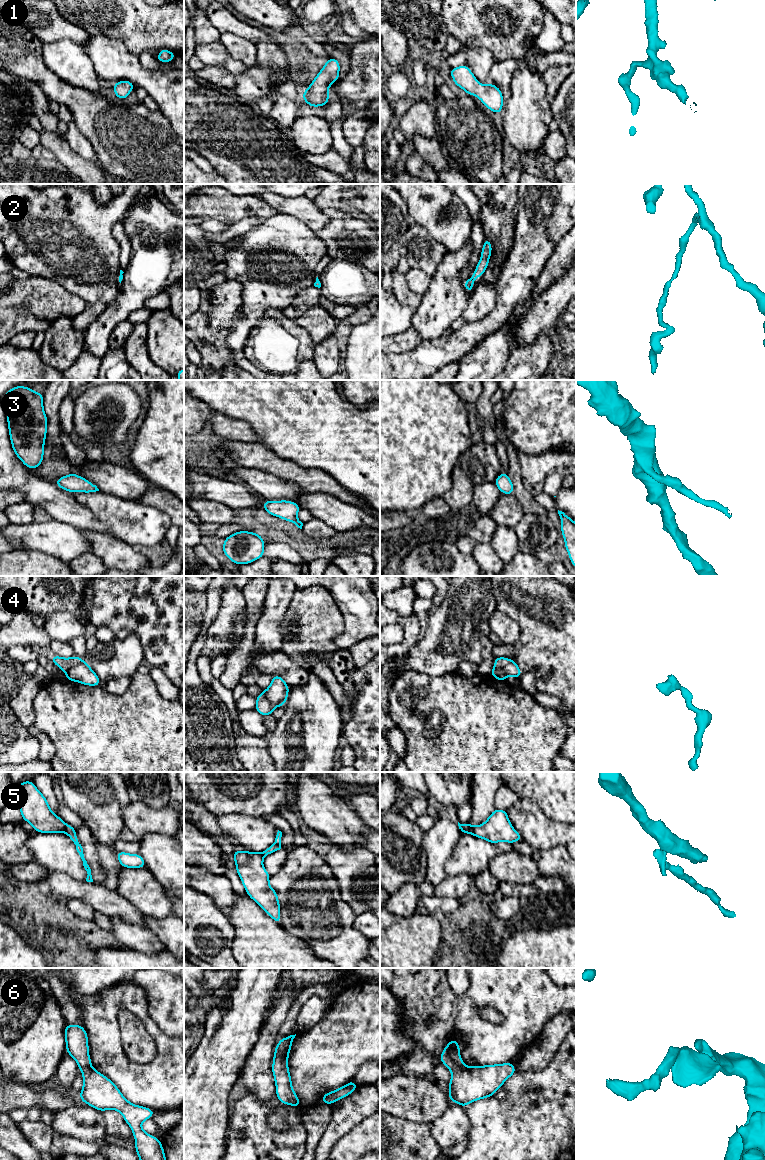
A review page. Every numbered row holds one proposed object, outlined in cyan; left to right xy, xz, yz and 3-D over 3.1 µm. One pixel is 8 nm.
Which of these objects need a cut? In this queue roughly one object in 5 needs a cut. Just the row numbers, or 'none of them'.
4, 5

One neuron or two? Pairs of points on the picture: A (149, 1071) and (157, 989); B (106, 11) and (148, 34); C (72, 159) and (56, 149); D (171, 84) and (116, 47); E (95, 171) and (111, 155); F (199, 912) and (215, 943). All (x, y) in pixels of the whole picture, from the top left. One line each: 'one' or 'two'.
A: two
B: one
C: one
D: one
E: two
F: one

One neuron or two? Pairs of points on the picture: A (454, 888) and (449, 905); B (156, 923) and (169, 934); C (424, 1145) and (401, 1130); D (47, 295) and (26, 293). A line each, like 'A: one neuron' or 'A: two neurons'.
A: two neurons
B: one neuron
C: one neuron
D: one neuron

